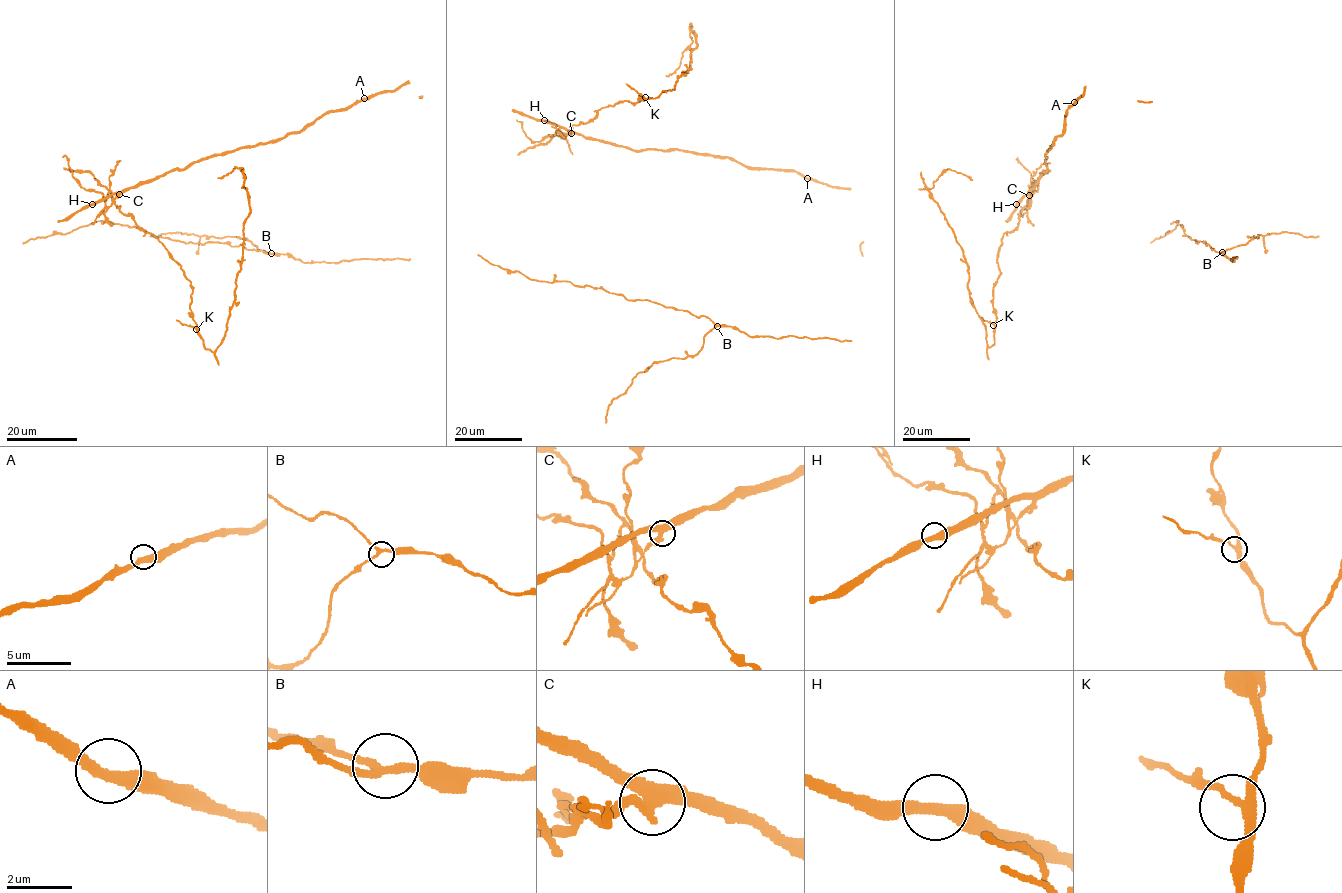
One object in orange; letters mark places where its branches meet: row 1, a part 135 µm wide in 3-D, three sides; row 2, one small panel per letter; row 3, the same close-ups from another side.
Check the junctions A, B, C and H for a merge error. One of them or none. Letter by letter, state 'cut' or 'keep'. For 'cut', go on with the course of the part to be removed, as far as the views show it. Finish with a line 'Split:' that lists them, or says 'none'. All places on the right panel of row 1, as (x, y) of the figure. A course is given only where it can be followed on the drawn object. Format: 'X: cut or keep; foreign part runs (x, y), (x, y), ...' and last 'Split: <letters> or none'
A: keep
B: keep
C: cut; foreign part runs (1029, 195), (1019, 225), (1003, 234), (989, 347), (969, 295), (963, 250), (928, 190), (944, 170), (971, 180)
H: keep
Split: C

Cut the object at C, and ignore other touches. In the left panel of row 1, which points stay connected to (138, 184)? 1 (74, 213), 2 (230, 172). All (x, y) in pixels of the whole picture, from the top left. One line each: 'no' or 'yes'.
1: yes
2: no

